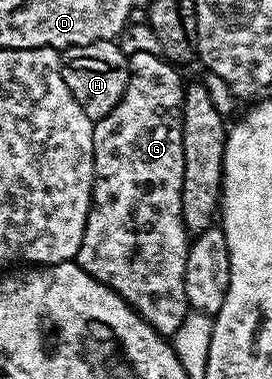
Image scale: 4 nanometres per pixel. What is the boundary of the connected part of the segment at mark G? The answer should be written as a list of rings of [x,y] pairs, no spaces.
[[[156,51],[153,52],[137,52],[132,53],[129,56],[129,81],[127,82],[127,90],[123,94],[123,98],[119,102],[119,106],[115,106],[115,110],[111,110],[111,114],[107,114],[102,120],[96,121],[93,125],[93,201],[89,207],[89,213],[87,214],[87,226],[83,230],[83,242],[79,246],[77,251],[77,258],[75,263],[84,270],[87,274],[91,274],[99,282],[103,282],[111,290],[115,290],[124,300],[131,305],[138,314],[140,314],[144,320],[146,320],[151,327],[153,327],[156,332],[160,332],[162,336],[166,338],[171,338],[179,330],[179,326],[183,326],[186,316],[189,315],[191,309],[189,307],[189,299],[185,293],[185,275],[187,274],[187,254],[189,253],[189,246],[191,243],[191,233],[188,228],[186,228],[183,222],[183,130],[181,129],[181,107],[183,106],[183,98],[185,97],[185,84],[183,79],[176,67],[169,63],[164,56],[158,54]]]

